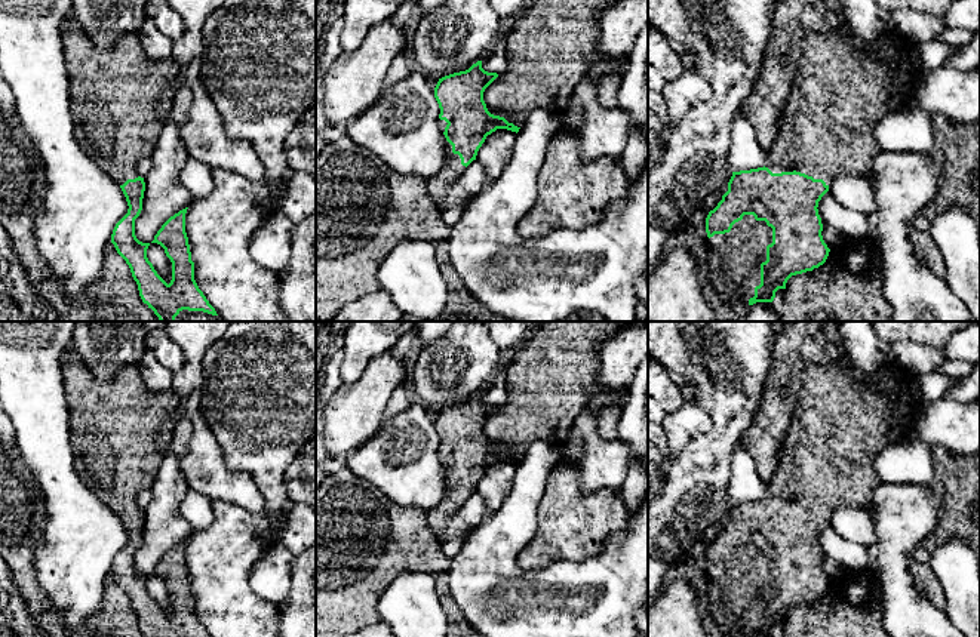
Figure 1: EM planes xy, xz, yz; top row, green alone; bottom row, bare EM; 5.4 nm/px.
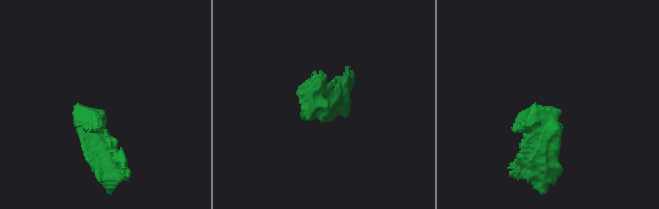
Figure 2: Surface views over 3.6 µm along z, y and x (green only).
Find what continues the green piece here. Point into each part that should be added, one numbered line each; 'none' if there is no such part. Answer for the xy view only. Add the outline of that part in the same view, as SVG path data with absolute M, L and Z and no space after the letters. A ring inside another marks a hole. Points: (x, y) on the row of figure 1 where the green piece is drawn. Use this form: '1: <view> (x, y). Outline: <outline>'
1: xy (113, 92). Outline: M73 15L62 25L62 41L76 139L123 185L138 178L138 163L151 157L159 142L165 123L156 104L179 67L172 58L150 59L138 33L101 49Z

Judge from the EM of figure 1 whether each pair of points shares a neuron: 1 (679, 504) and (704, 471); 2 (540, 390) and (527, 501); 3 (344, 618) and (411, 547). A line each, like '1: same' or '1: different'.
1: same
2: different
3: same

